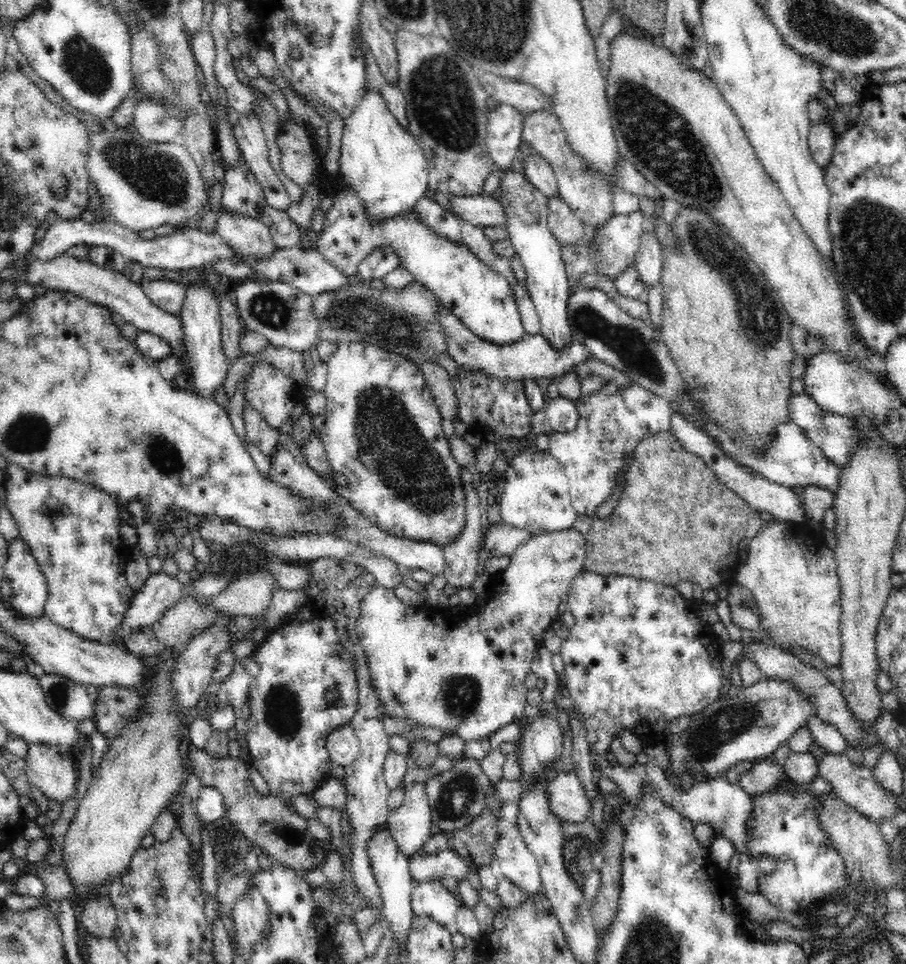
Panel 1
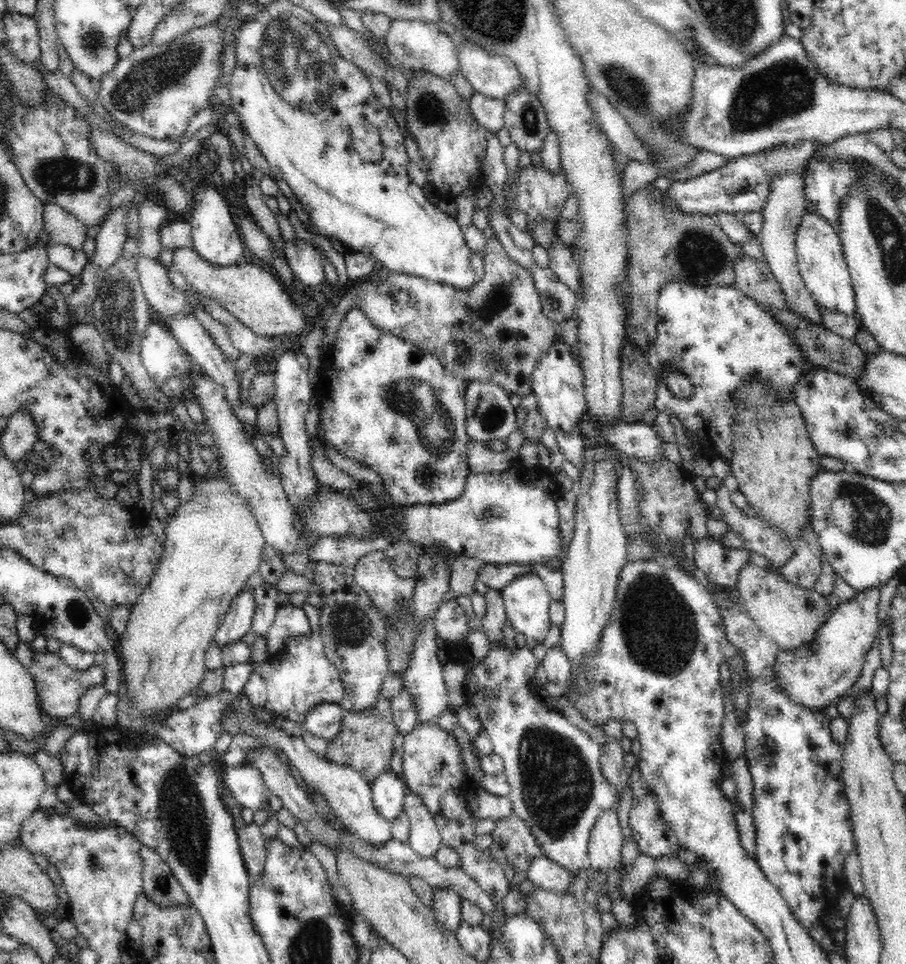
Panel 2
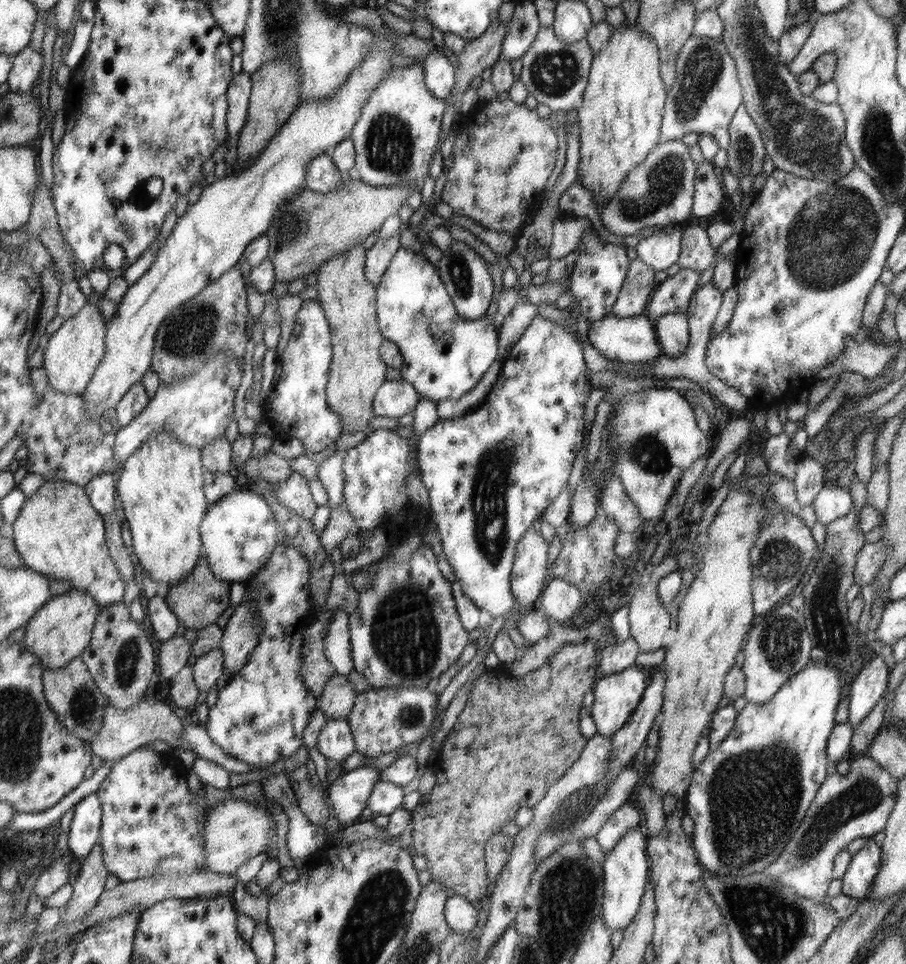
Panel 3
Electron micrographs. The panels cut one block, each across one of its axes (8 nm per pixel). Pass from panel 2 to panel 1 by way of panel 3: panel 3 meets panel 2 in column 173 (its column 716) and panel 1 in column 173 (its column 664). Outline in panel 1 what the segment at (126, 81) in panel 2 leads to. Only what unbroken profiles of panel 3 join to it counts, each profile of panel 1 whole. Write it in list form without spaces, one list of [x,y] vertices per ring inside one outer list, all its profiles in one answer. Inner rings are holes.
[[[152,100],[137,103],[132,123],[142,138],[157,143],[179,141],[182,129],[175,118],[175,110],[169,110],[167,106]]]

